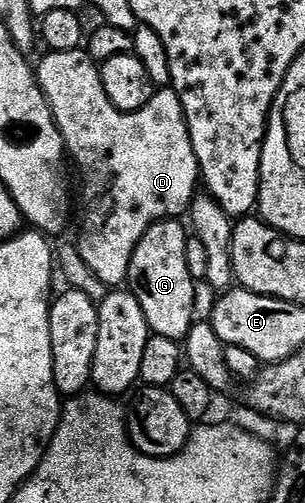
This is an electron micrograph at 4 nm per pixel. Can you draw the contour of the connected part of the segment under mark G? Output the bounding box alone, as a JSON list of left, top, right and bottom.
[127,220,198,342]

